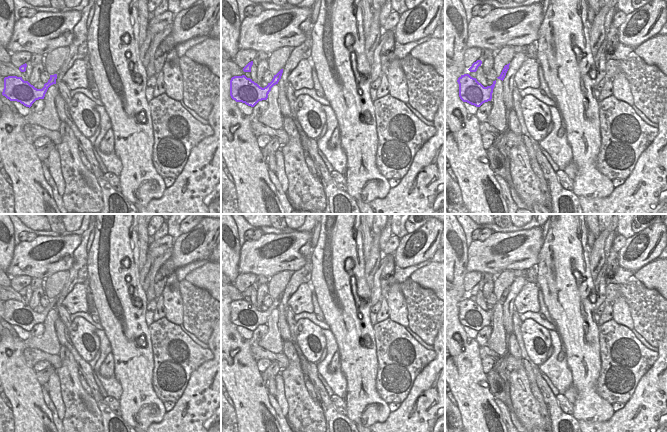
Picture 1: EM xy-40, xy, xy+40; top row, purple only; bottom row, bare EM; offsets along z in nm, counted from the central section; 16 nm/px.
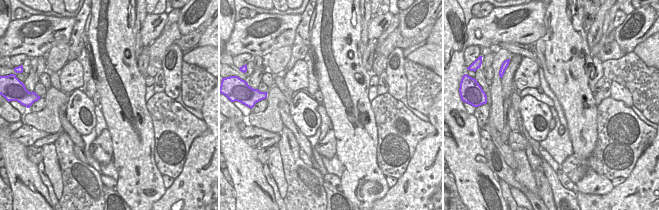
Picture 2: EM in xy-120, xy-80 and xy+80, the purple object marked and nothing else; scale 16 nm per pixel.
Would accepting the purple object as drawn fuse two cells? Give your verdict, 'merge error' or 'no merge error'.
no merge error

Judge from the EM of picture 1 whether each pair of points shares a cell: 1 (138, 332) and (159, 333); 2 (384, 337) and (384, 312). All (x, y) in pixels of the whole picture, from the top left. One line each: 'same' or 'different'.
1: different
2: different

